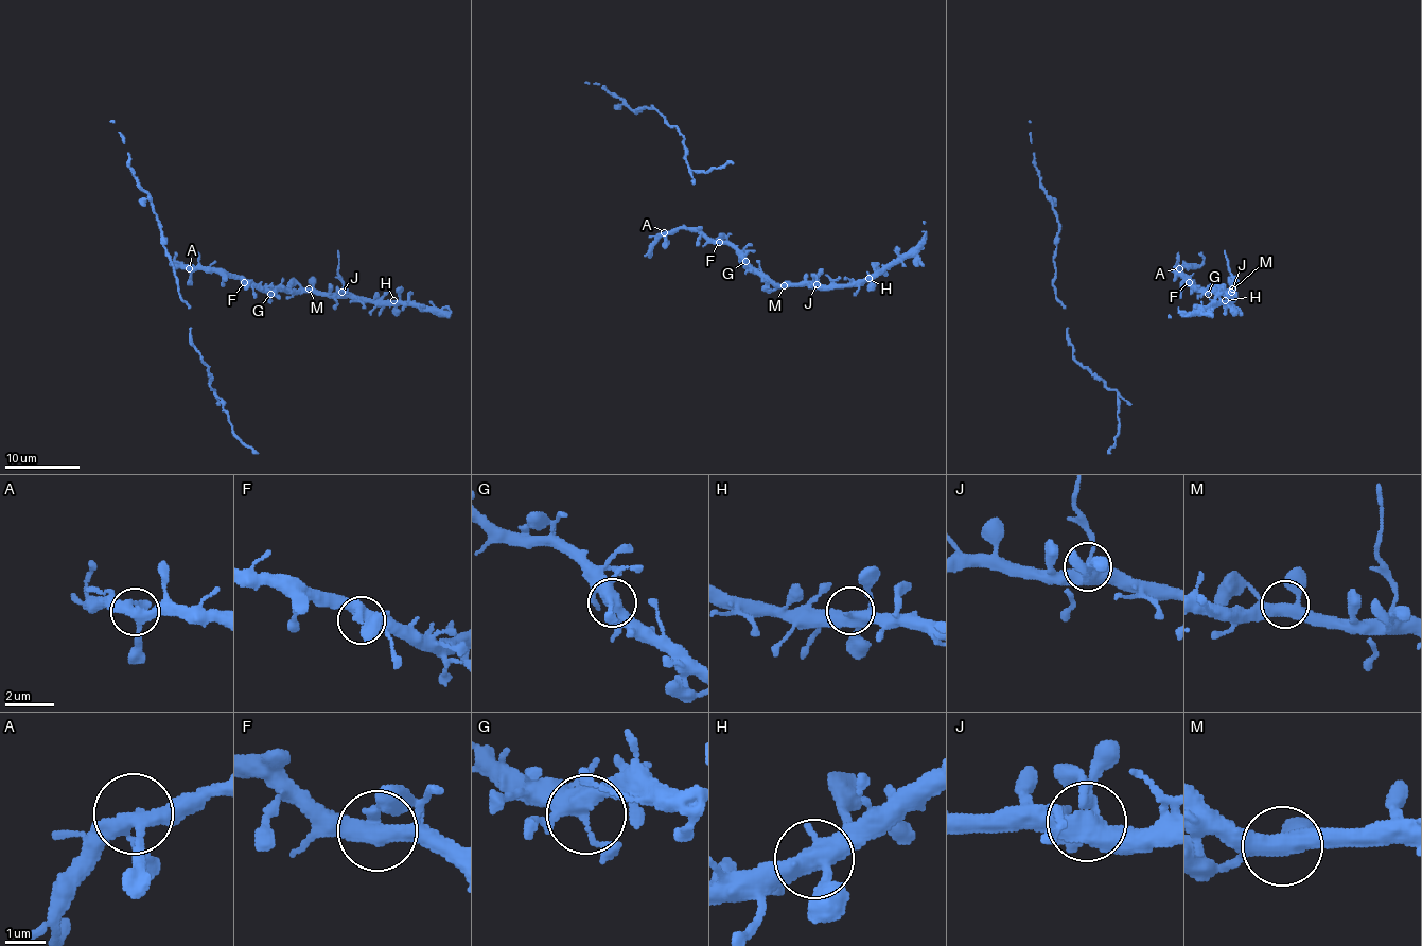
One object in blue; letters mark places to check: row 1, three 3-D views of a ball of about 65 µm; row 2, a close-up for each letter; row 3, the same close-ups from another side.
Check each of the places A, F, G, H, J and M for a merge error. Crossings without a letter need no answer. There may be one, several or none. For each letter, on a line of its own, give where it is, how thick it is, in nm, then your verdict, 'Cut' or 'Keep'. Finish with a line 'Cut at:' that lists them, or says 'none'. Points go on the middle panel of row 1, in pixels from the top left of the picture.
A: Place: (664, 232). Thickness 360 nm. Keep
F: Place: (719, 242). Thickness 400 nm. Keep
G: Place: (745, 261). Thickness 380 nm. Keep
H: Place: (868, 278). Thickness 420 nm. Keep
J: Place: (817, 284). Thickness 440 nm. Cut
M: Place: (784, 285). Thickness 400 nm. Keep
Cut at: J

